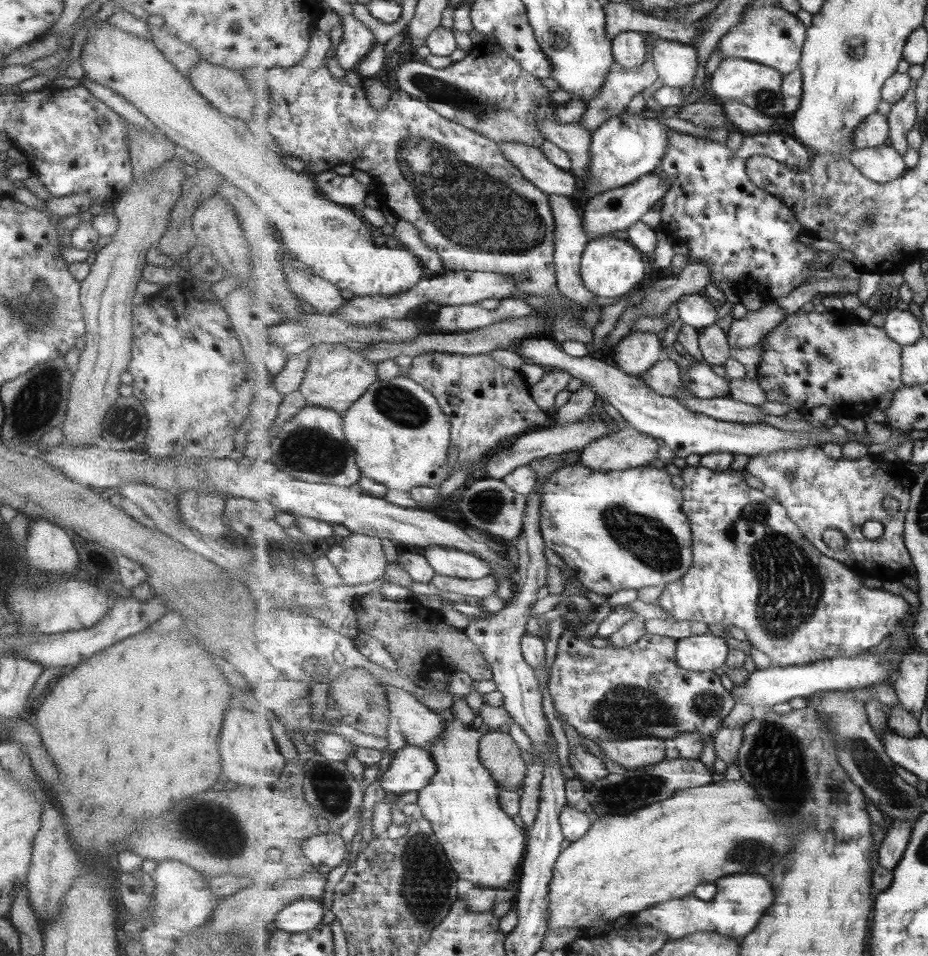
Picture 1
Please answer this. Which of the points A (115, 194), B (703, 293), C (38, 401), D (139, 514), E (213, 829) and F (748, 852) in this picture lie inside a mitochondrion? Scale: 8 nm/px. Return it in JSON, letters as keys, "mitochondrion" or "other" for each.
{"A":"other","B":"other","C":"mitochondrion","D":"other","E":"mitochondrion","F":"mitochondrion"}

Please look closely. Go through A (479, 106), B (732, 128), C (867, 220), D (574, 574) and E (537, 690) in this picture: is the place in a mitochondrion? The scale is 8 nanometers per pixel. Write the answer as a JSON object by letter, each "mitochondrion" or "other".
{"A":"mitochondrion","B":"other","C":"mitochondrion","D":"other","E":"other"}

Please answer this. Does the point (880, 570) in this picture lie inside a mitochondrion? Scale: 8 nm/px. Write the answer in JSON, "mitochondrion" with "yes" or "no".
{"mitochondrion":"yes"}

